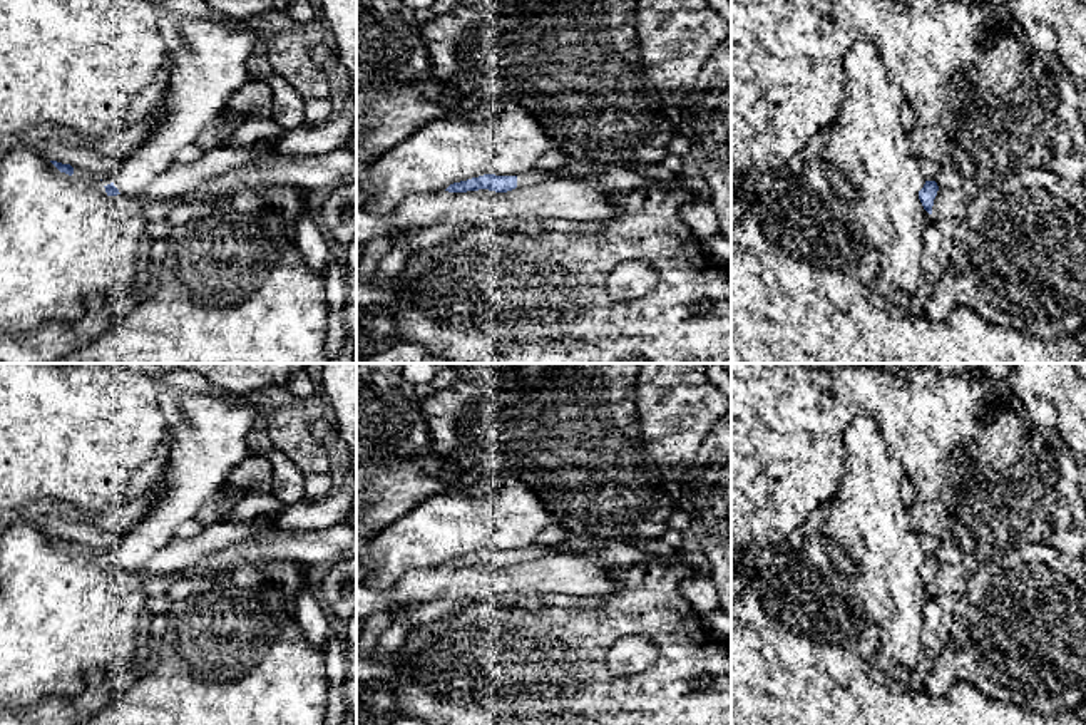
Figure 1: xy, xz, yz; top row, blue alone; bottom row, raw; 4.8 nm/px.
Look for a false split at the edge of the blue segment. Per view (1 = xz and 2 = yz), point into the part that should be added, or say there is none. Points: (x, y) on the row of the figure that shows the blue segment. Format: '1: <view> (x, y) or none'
1: xz (534, 176)
2: none

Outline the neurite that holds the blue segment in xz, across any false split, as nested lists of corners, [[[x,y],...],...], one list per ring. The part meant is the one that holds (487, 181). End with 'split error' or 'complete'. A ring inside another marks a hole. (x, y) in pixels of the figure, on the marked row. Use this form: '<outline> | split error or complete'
[[[530,169],[519,176],[484,174],[479,177],[467,179],[467,181],[453,183],[445,191],[467,193],[467,191],[489,189],[495,193],[507,193],[515,188],[527,188],[527,186],[539,184],[549,179],[556,179],[562,174],[564,172],[551,172],[551,171],[539,171],[539,169]]] | split error

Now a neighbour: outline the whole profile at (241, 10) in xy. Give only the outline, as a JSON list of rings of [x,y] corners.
[[[201,0],[213,13],[229,17],[236,22],[248,22],[254,15],[271,10],[288,12],[291,0]]]

